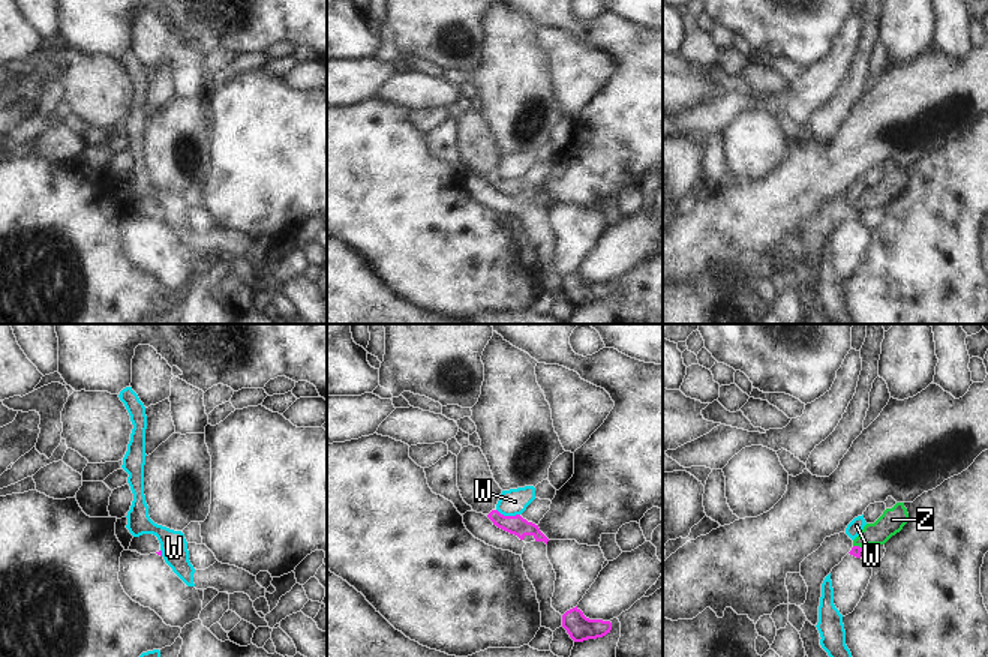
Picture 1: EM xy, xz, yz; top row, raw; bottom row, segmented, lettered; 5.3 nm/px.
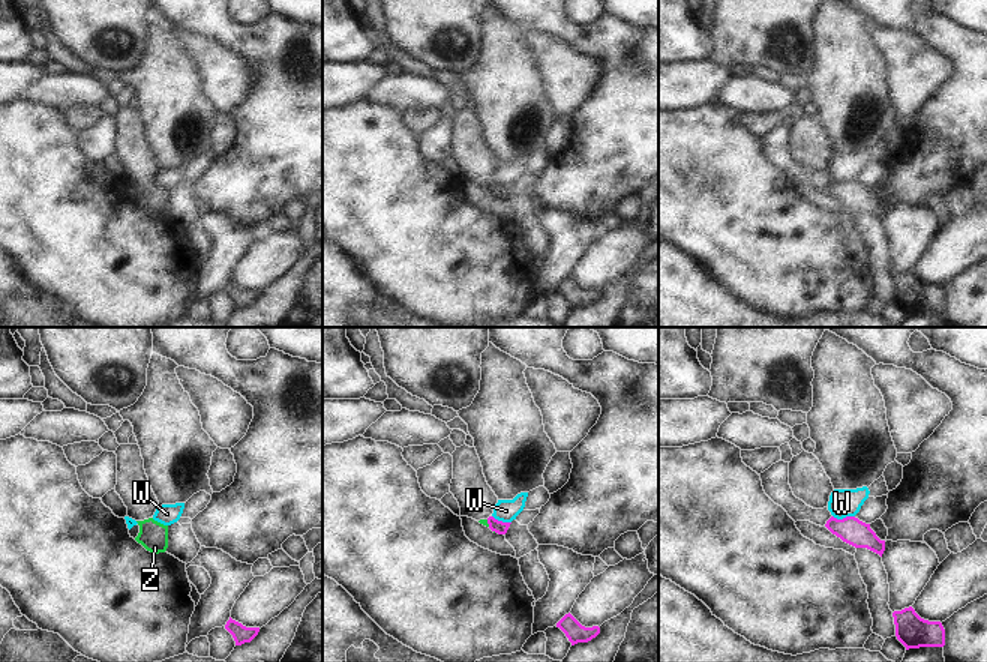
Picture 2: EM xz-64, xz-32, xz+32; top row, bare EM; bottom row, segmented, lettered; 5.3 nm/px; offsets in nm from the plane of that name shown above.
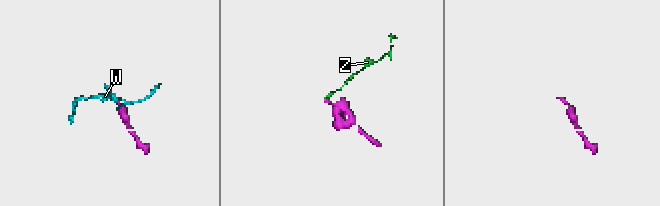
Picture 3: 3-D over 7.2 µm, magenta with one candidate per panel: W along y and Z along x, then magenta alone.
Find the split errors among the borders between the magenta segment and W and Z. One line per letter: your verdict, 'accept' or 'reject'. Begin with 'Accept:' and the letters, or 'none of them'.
Accept: none of them
W: reject
Z: reject

